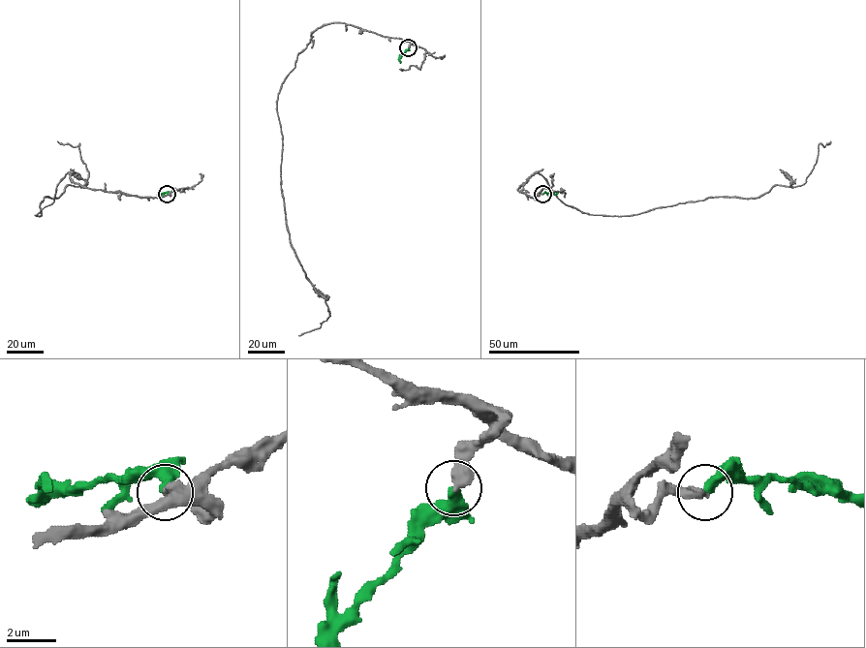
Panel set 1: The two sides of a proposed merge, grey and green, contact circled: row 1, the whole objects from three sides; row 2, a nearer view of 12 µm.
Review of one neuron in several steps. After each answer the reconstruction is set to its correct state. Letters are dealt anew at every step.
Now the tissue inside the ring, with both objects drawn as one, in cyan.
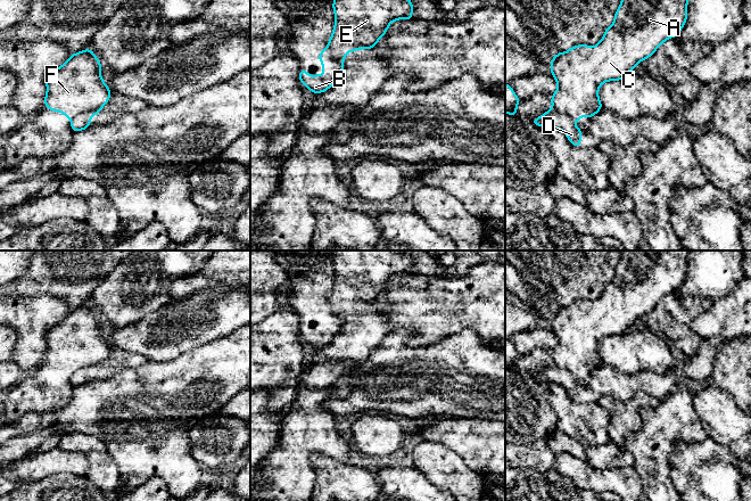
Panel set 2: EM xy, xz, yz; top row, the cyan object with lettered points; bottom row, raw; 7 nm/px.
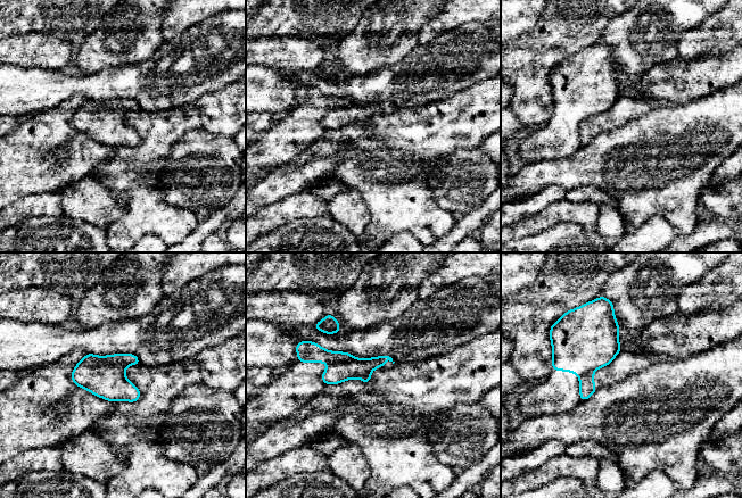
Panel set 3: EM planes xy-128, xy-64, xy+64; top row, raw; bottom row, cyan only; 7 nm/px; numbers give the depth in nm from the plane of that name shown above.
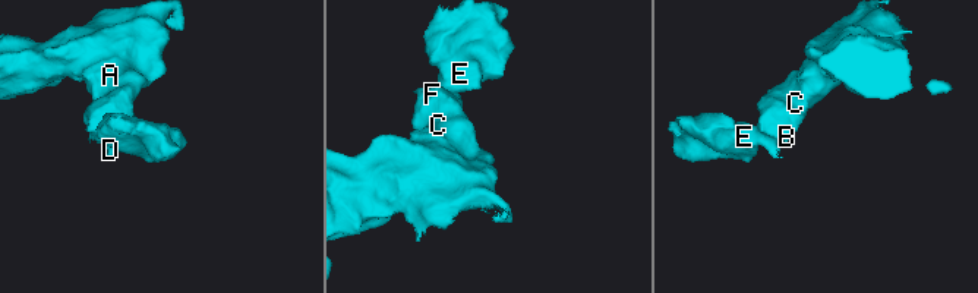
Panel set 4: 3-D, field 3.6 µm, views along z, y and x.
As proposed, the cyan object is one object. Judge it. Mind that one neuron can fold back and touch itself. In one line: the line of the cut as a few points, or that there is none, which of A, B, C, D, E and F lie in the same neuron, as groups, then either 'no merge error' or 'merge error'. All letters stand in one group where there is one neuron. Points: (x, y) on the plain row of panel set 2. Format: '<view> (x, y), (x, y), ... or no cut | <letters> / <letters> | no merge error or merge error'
xy (100, 362), (93, 366), (80, 367), (72, 375) | A B C F / D E | merge error

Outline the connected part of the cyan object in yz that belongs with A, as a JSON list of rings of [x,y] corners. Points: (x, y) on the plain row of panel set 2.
[[[622,250],[621,258],[614,269],[614,276],[609,281],[602,295],[595,301],[579,299],[566,307],[556,307],[551,314],[551,329],[556,336],[558,345],[552,350],[553,363],[569,371],[573,377],[587,370],[592,373],[602,364],[599,344],[603,337],[620,336],[635,325],[639,317],[651,312],[666,295],[677,291],[687,274],[687,256],[691,250]]]

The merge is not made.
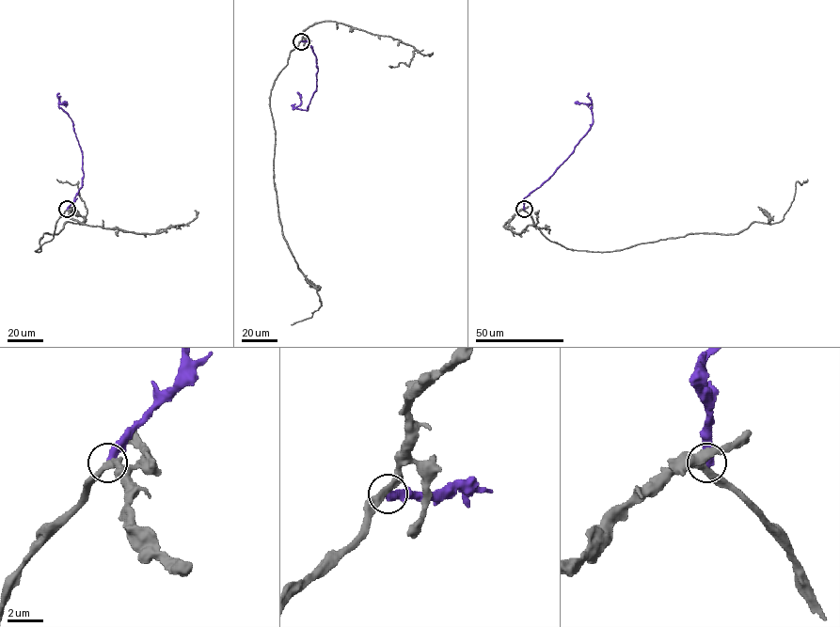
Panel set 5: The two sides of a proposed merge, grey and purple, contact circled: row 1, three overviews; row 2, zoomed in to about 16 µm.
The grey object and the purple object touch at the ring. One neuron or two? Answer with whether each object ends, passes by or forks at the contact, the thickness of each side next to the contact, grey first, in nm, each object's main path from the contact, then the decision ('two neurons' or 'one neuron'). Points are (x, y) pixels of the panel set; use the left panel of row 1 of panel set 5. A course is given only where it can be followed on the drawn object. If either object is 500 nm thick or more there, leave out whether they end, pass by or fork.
grey passes by; purple ends; calibres 360 and 480 nm; course grey (67, 209), (54, 237), (36, 251), (43, 233), (86, 219), (78, 181), (56, 179); course purple (67, 209), (81, 188), (83, 152), (71, 118), (59, 106), (67, 103), (63, 102); two neurons

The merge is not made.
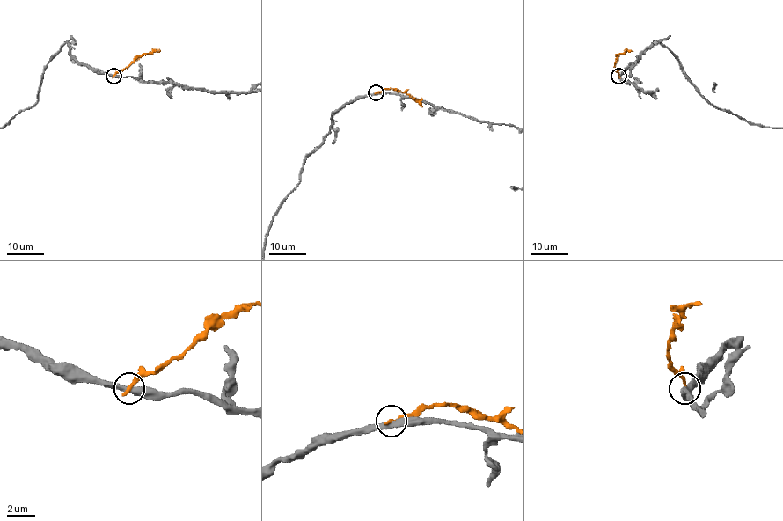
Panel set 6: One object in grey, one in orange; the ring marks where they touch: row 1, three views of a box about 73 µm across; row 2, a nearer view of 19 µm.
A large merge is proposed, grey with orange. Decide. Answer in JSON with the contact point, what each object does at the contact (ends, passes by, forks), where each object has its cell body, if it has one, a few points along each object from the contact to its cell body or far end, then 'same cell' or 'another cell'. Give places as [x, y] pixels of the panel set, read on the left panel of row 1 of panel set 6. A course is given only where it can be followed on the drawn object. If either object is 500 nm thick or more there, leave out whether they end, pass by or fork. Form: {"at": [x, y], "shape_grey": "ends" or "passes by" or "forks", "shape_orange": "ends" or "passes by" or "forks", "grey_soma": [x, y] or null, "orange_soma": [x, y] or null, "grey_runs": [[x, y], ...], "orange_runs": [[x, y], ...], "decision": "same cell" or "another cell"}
{"at": [113, 76], "shape_grey": "passes by", "shape_orange": "ends", "grey_soma": null, "orange_soma": null, "orange_runs": [[113, 76], [144, 54], [160, 51]], "decision": "another cell"}

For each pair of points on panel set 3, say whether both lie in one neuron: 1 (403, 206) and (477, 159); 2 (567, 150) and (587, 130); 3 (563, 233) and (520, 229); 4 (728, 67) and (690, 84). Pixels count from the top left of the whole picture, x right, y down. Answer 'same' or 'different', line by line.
1: different
2: different
3: different
4: same

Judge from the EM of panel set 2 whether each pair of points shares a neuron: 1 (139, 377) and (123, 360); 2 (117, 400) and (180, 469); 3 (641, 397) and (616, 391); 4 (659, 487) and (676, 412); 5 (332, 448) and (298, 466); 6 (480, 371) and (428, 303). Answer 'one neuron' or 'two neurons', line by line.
1: two neurons
2: one neuron
3: two neurons
4: one neuron
5: one neuron
6: two neurons

